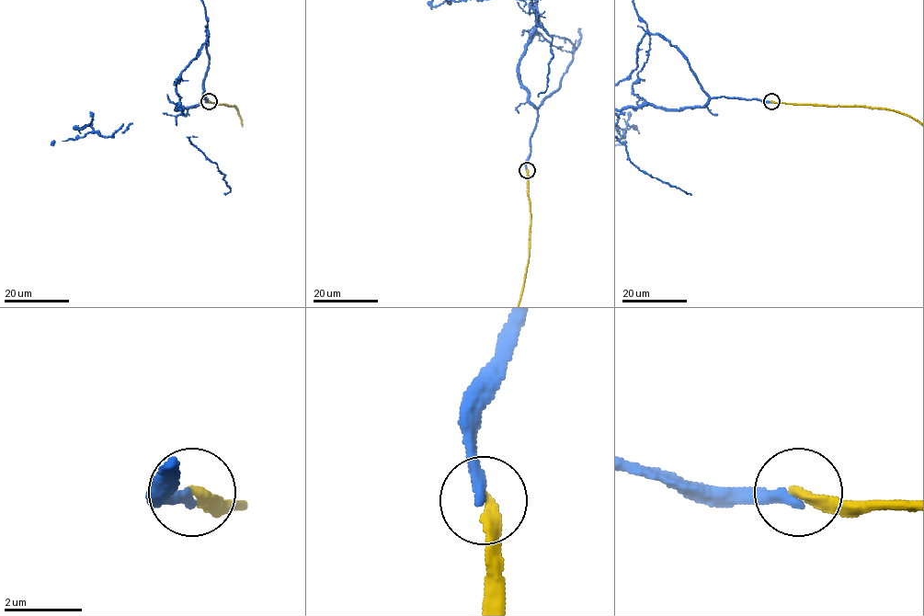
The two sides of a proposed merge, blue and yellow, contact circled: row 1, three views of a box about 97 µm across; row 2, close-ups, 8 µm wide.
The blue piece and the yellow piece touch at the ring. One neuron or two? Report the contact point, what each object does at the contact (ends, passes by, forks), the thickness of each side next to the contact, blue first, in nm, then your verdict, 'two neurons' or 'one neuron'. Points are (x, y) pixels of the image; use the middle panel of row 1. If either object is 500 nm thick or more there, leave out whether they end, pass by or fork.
at (527, 170); blue ends there; yellow ends there; 320 nm thick on the blue side, 300 nm on the other; one neuron

